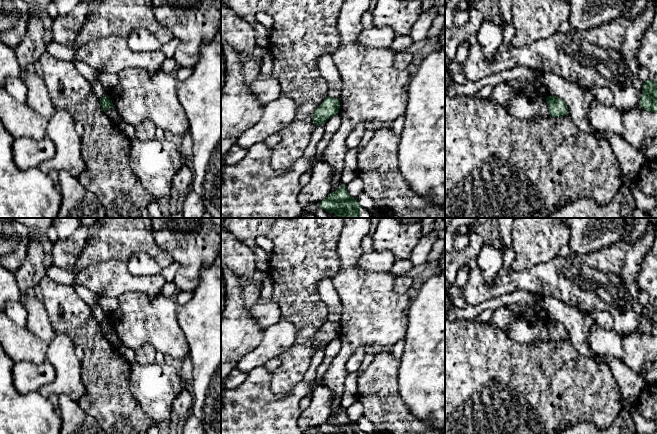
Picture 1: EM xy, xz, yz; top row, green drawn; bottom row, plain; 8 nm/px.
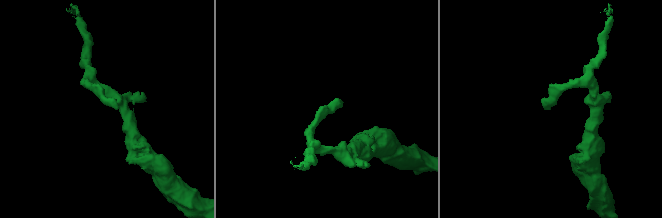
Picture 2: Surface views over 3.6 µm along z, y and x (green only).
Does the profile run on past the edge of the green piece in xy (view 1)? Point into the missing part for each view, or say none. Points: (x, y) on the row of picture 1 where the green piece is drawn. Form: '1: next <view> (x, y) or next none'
1: next none

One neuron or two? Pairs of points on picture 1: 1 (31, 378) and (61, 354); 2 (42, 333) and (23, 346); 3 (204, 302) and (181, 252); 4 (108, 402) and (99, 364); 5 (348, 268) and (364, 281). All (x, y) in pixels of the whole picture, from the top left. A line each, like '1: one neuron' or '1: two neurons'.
1: two neurons
2: two neurons
3: two neurons
4: one neuron
5: one neuron

